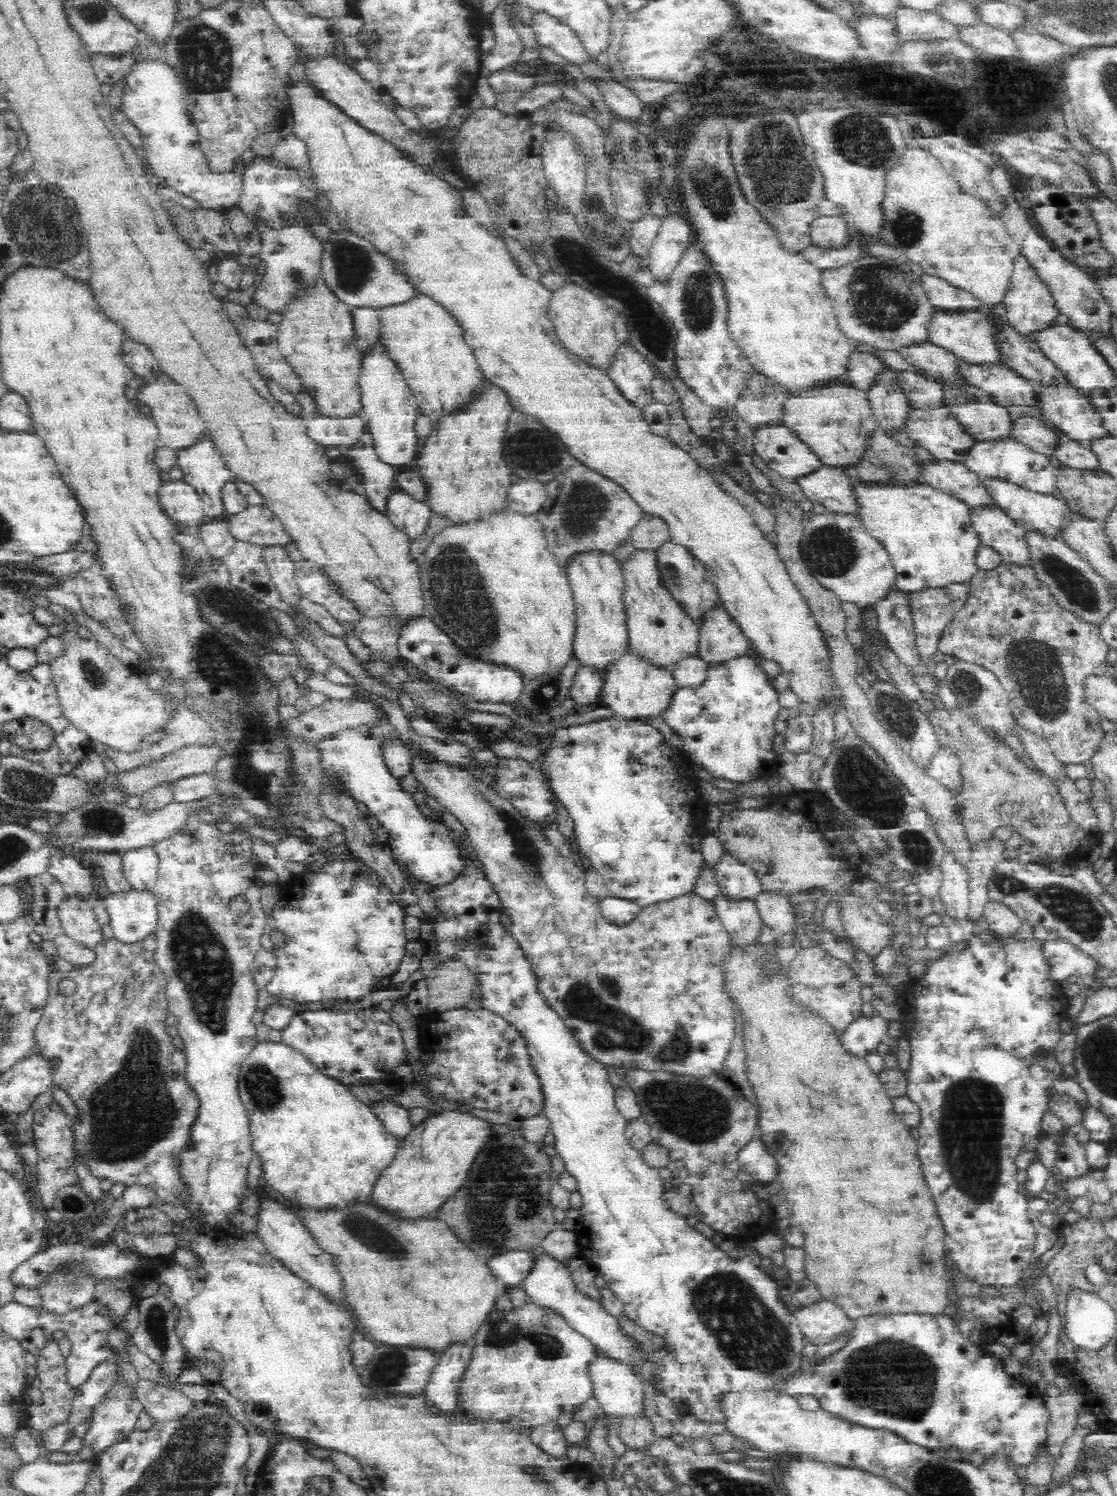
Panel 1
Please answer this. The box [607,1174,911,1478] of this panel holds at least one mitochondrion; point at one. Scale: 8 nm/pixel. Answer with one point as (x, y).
(750, 1335)

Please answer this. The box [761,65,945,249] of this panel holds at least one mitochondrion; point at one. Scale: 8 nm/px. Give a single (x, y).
(860, 141)

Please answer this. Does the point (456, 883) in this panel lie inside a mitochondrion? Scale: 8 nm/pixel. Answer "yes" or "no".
no

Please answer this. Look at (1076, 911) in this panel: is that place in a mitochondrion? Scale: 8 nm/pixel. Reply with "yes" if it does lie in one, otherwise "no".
yes

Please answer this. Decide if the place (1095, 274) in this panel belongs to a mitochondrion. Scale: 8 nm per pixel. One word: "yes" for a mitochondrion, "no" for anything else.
no

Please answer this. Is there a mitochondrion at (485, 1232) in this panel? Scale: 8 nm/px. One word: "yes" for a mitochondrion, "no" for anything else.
yes

